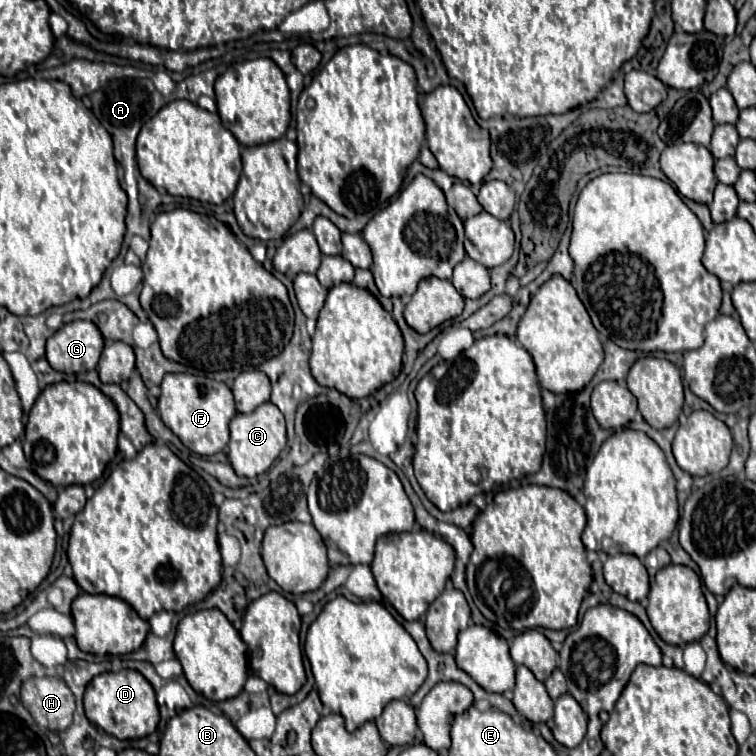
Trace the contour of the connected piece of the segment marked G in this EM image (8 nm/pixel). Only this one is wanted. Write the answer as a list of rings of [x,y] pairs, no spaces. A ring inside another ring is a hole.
[[[72,321],[60,327],[46,343],[46,359],[52,369],[78,375],[80,371],[96,371],[102,353],[102,335],[92,321]]]

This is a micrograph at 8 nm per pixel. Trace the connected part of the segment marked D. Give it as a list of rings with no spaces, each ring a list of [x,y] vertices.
[[[122,669],[118,673],[108,671],[96,675],[86,687],[84,711],[94,725],[102,727],[106,733],[118,739],[142,739],[154,733],[160,721],[154,687],[142,673],[134,669]]]

